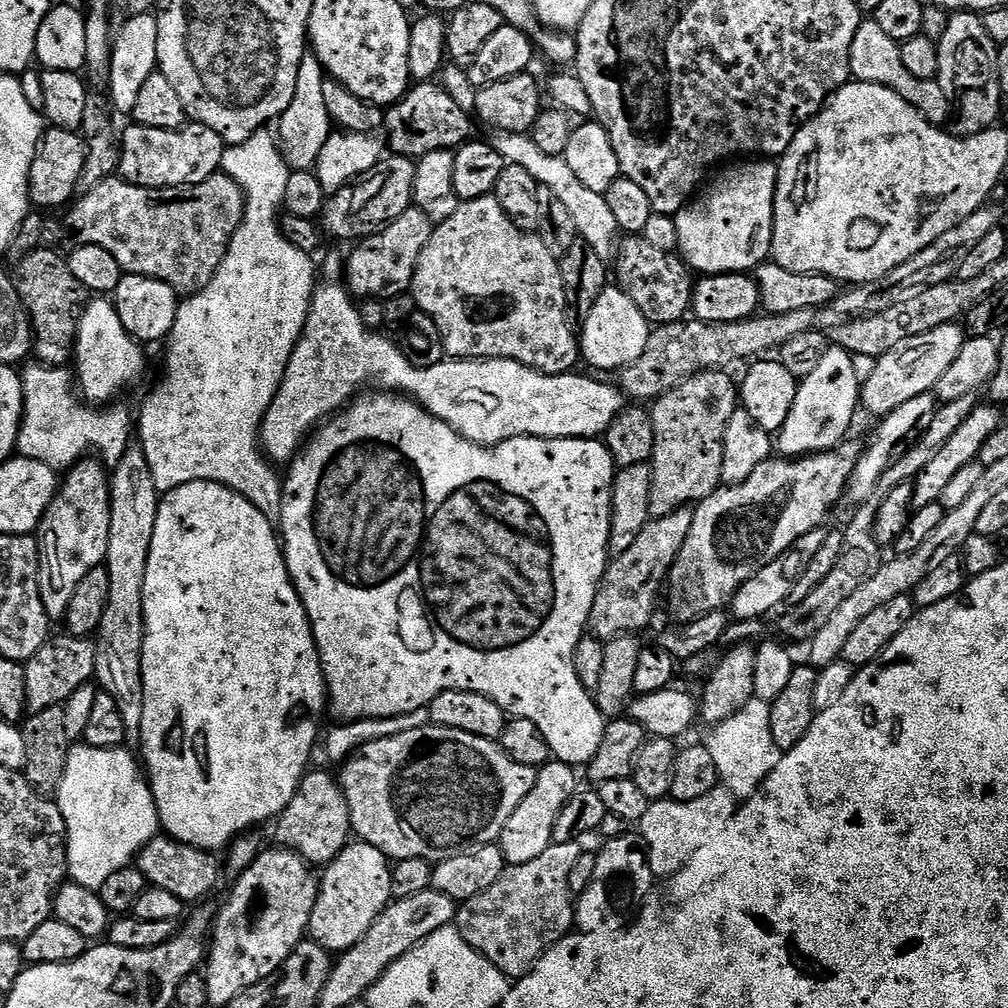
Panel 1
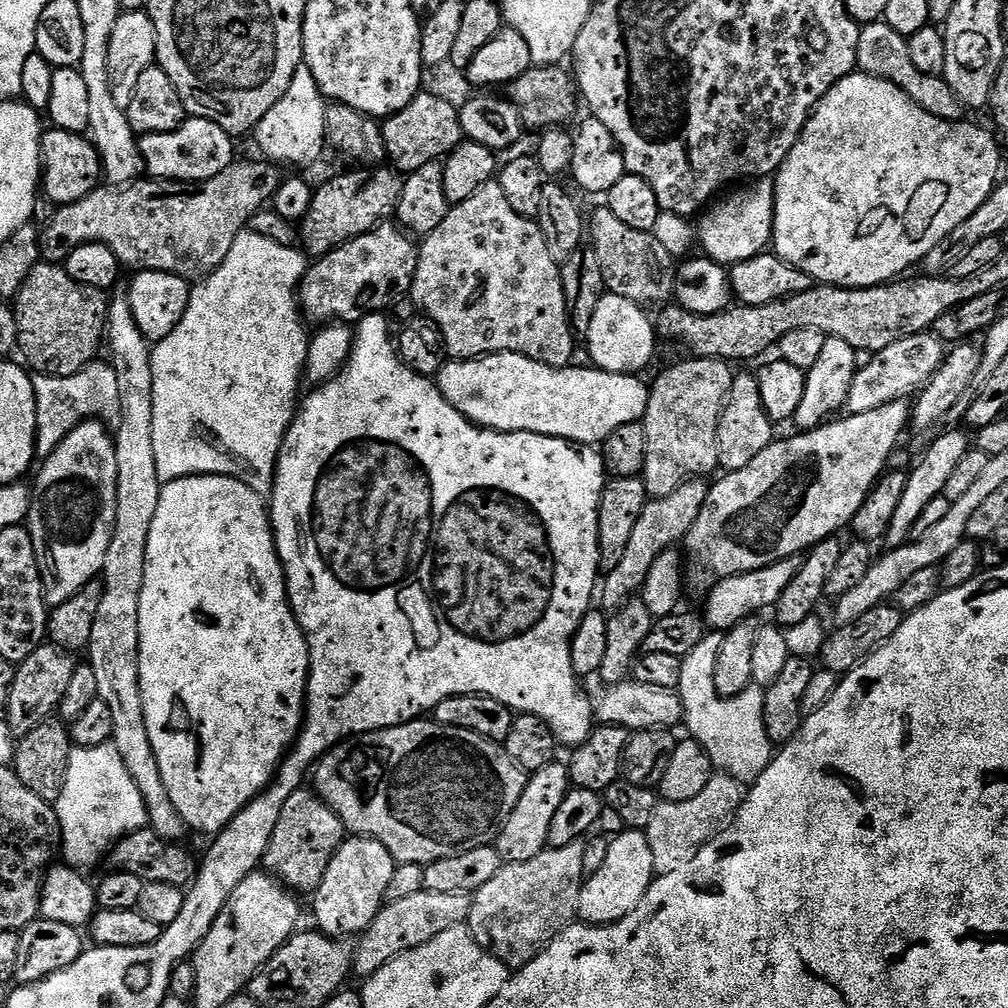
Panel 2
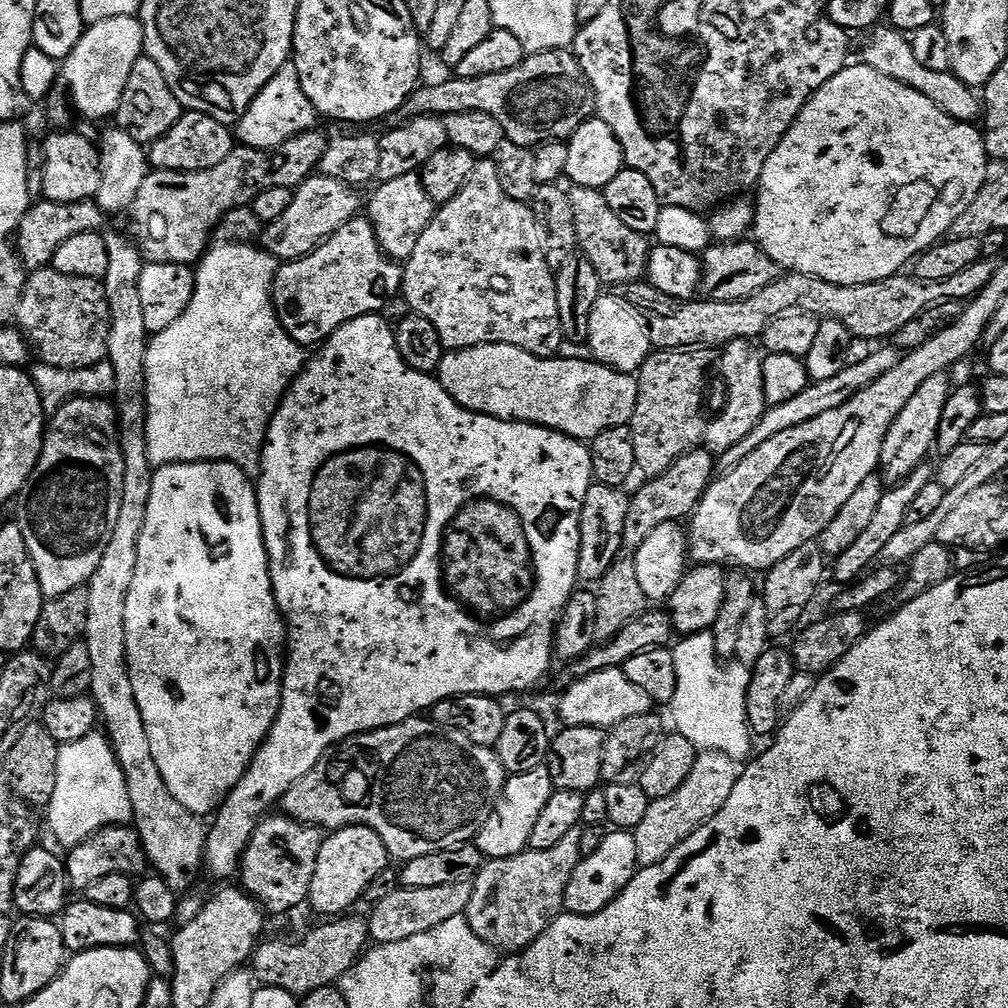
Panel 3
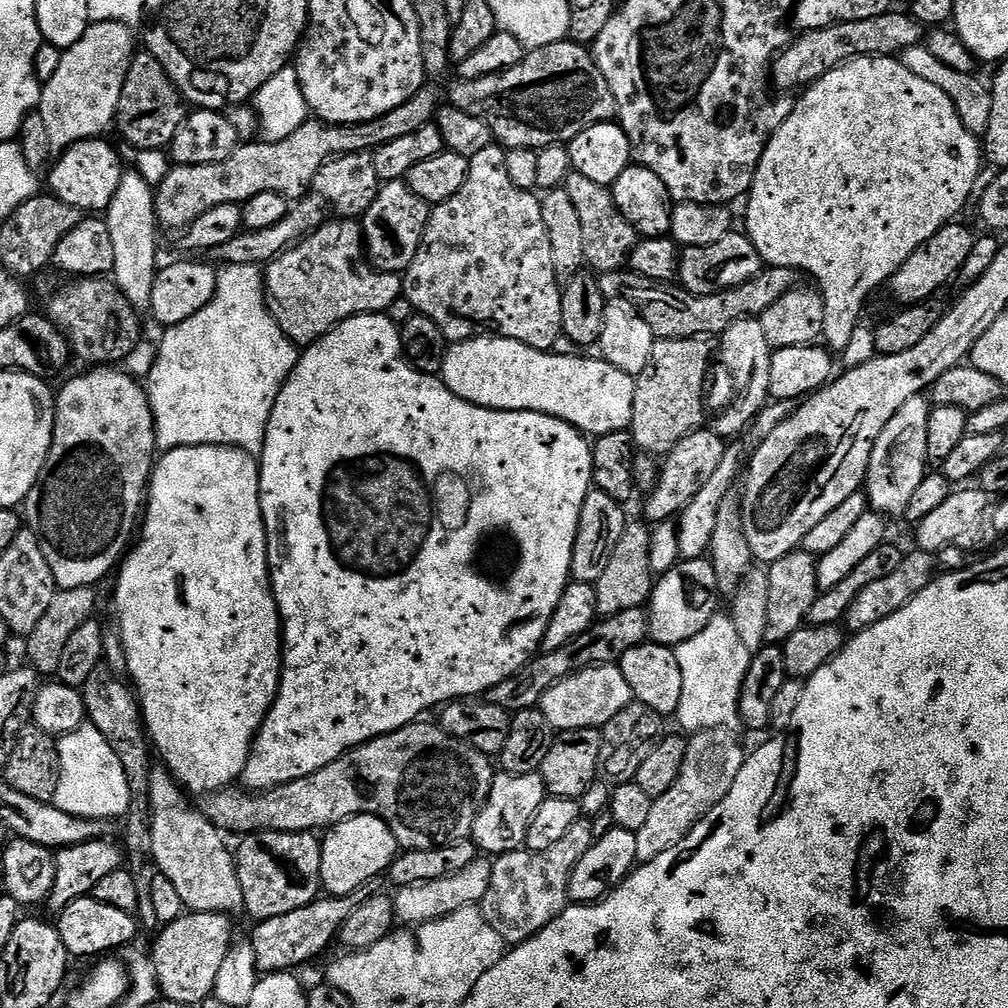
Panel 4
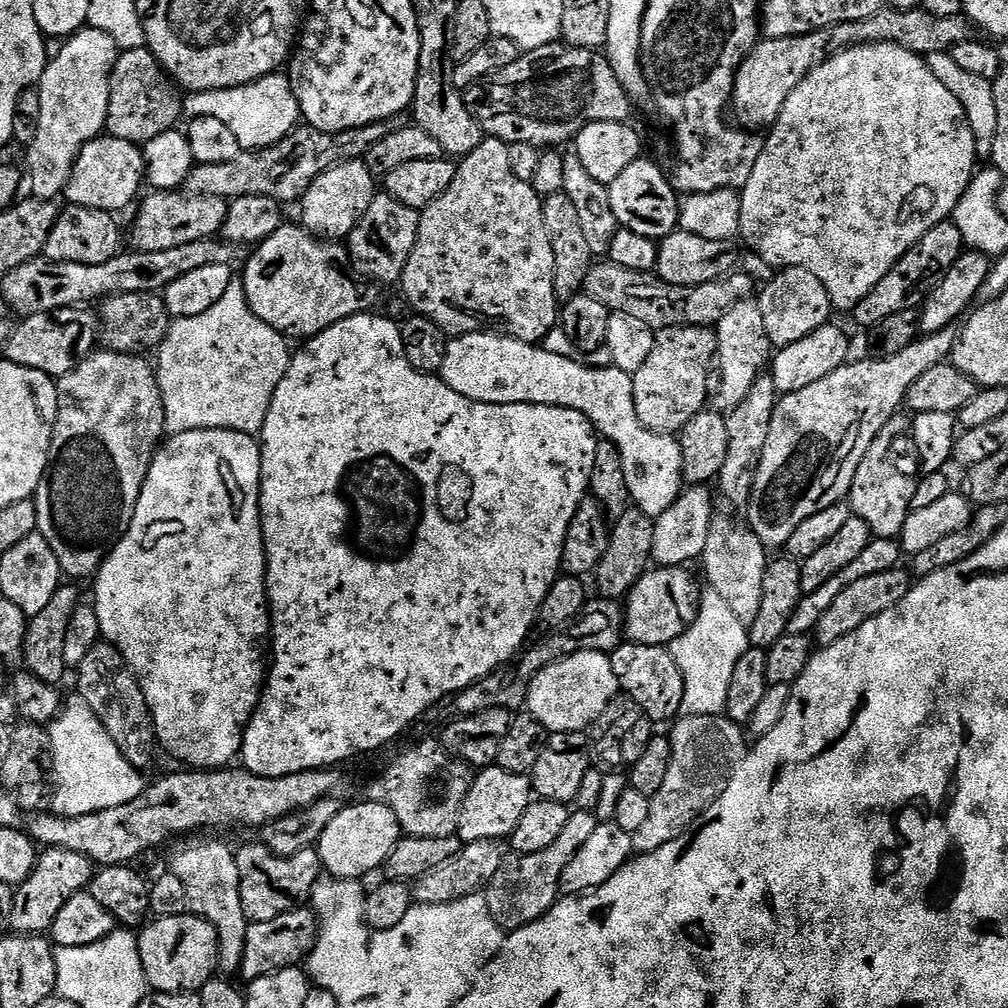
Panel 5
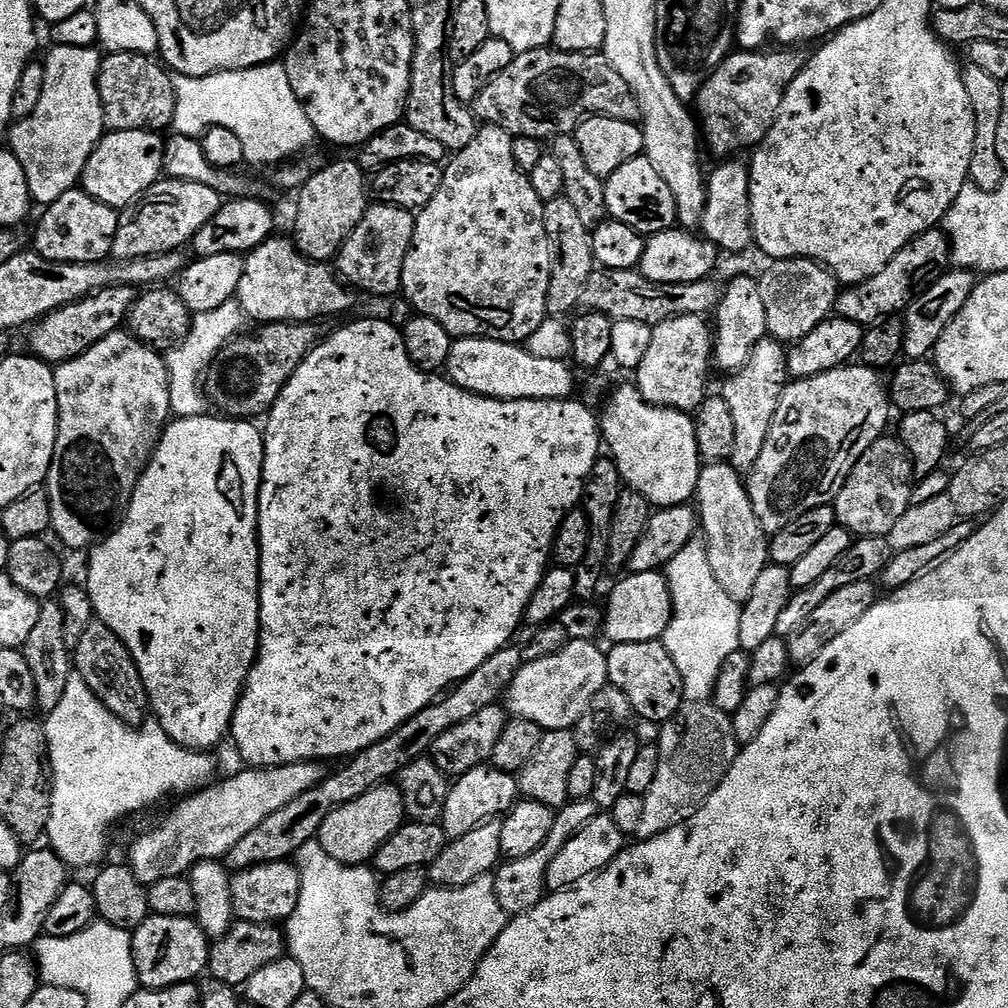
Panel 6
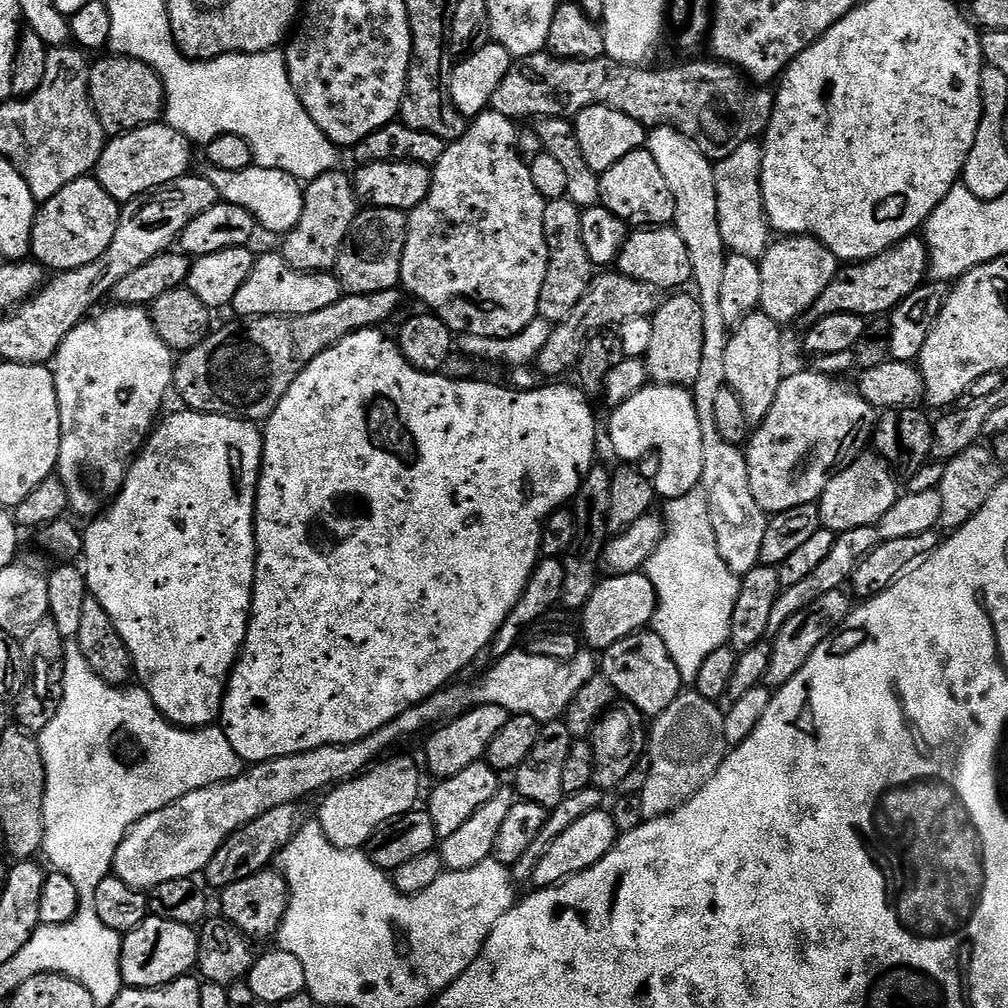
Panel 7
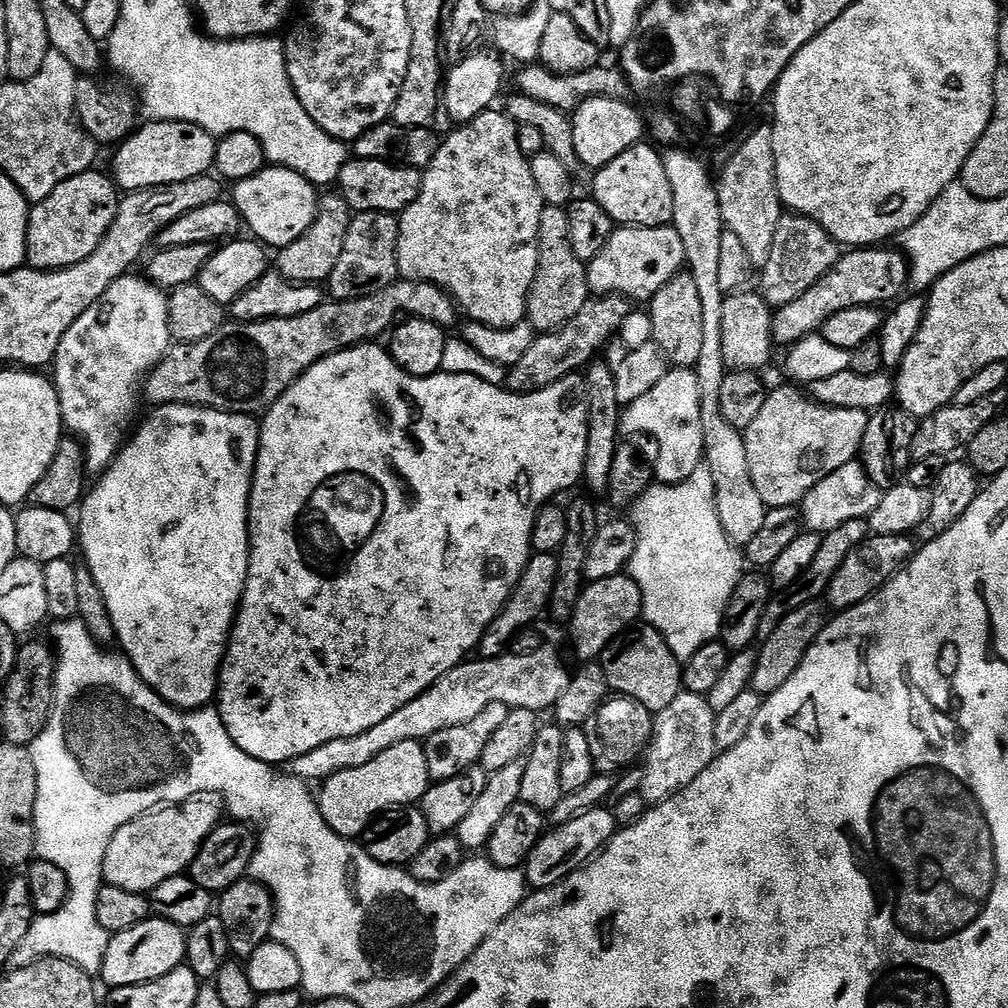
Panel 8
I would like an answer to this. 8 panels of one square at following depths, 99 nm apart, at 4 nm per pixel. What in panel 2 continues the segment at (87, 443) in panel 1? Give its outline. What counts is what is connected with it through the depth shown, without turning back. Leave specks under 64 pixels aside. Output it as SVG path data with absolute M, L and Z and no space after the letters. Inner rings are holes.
M93 362L78 374L69 376L32 376L32 385L36 395L38 426L36 427L36 454L46 458L56 452L57 446L74 429L81 427L91 416L101 416L104 420L115 421L120 415L118 398L118 374L114 374L111 363Z

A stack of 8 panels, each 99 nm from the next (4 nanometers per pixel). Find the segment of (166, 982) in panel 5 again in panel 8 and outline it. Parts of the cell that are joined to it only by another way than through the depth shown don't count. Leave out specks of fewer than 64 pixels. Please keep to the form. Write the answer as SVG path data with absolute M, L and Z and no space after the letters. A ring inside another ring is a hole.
M155 918L143 920L138 926L117 932L109 939L106 958L98 973L99 979L104 979L109 989L154 982L185 963L187 945L185 929L174 922Z

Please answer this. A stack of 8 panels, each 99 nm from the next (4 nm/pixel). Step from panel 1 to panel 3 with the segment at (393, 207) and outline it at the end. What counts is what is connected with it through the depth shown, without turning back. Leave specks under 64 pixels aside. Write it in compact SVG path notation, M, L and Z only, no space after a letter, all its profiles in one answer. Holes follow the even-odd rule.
M313 174L294 190L290 207L274 222L265 225L258 241L259 247L275 256L277 261L287 262L306 258L322 242L326 242L335 232L342 230L346 222L357 219L362 212L362 200L353 185L338 178Z

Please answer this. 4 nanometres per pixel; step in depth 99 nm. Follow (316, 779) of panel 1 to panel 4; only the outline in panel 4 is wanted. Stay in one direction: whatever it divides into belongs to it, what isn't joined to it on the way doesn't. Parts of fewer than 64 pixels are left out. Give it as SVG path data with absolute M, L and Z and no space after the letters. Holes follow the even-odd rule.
M253 832L235 849L238 882L242 886L243 911L259 922L290 914L321 895L322 840L316 832Z

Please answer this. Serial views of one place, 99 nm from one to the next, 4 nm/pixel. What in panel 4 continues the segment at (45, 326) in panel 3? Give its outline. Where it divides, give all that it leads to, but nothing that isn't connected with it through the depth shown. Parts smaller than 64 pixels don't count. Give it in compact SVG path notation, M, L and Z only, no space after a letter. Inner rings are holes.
M76 278L68 284L48 304L46 315L60 328L68 338L73 353L76 352L88 366L116 366L124 360L140 344L141 313L122 294L115 282L108 278Z

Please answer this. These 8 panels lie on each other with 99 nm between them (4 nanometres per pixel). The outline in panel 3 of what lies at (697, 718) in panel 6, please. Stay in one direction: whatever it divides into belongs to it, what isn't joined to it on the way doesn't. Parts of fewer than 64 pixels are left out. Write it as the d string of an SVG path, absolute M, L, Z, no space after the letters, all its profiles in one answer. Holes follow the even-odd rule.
M700 752L694 762L694 770L690 770L690 778L686 778L674 794L652 801L650 810L646 810L646 818L642 818L640 825L634 829L641 865L662 862L675 848L682 846L690 834L714 818L714 814L726 806L726 798L734 794L741 771L738 761L724 752Z

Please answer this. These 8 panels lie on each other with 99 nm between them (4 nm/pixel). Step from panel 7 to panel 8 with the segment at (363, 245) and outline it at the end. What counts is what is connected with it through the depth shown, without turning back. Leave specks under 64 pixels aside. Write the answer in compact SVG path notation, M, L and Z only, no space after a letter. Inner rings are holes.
M361 212L353 215L350 230L346 234L346 243L338 258L338 266L334 266L334 274L326 281L327 291L333 300L357 300L370 294L378 294L378 290L386 290L400 276L398 270L398 234L399 219L390 212Z

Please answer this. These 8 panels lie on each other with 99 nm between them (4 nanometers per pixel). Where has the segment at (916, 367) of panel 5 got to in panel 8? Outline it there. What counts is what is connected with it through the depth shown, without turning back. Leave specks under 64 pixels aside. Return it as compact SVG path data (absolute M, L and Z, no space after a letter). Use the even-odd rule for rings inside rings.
M788 386L792 388L775 388L773 387L766 398L766 406L762 406L758 418L754 418L754 422L750 422L748 428L743 429L744 441L746 442L746 462L750 466L750 478L754 482L754 486L758 489L758 495L762 497L764 507L770 508L795 508L800 501L806 498L806 494L810 494L810 490L814 490L814 486L818 486L818 482L822 482L822 478L826 478L830 474L834 474L834 470L838 470L842 466L853 463L860 455L860 447L862 446L862 438L866 434L866 426L868 425L869 413L862 410L838 410L837 408L827 408L821 404L817 404L811 395L804 396L799 387Z

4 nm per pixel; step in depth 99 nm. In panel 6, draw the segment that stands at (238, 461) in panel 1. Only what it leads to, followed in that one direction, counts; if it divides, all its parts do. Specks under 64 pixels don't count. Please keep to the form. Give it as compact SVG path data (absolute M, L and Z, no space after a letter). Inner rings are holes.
M231 299L222 306L218 306L218 310L195 313L192 325L188 328L184 339L167 349L170 406L173 417L205 415L206 393L203 379L212 365L212 359L224 349L228 341L235 340L241 335L243 328L240 327L243 324L246 324L244 311L240 309L235 299Z

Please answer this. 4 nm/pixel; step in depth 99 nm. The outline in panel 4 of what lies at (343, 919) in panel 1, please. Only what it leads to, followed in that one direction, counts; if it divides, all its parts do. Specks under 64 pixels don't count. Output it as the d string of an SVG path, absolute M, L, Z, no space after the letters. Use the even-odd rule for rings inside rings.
M351 816L332 825L323 833L322 870L320 882L328 896L345 896L358 890L363 884L383 877L391 869L398 853L400 843L394 838L388 823L377 816Z

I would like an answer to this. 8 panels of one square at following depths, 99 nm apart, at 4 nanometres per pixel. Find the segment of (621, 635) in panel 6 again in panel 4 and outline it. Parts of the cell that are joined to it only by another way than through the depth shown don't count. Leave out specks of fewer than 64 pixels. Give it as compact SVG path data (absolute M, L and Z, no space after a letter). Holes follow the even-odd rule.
M681 559L677 568L672 568L664 577L657 579L652 586L652 599L646 605L648 630L651 639L657 644L675 646L702 634L706 626L717 615L716 608L722 601L718 586L718 574L714 574L711 559Z

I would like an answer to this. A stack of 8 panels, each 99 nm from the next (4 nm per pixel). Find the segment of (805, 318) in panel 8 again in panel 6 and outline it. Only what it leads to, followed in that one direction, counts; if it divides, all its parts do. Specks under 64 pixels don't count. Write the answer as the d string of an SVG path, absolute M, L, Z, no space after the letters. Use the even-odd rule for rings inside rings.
M937 226L918 234L906 247L898 250L874 278L845 287L836 297L835 315L861 326L876 324L888 316L900 316L918 294L922 294L940 276L949 271L952 251L943 227Z

